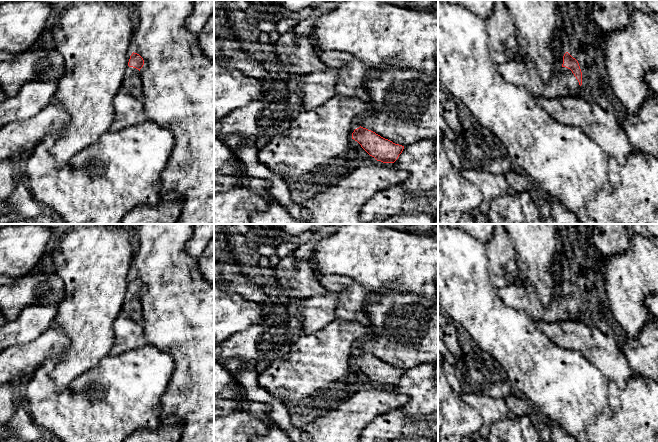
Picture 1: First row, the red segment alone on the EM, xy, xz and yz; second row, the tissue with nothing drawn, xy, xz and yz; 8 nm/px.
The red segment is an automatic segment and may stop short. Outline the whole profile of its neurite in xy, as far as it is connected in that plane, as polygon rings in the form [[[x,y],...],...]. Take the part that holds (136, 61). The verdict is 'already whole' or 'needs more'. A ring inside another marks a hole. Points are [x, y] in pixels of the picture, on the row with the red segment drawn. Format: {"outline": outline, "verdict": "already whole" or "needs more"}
{"outline": [[[133,52],[128,62],[129,67],[123,79],[122,90],[138,99],[142,98],[142,82],[139,71],[143,65],[143,58]]], "verdict": "needs more"}

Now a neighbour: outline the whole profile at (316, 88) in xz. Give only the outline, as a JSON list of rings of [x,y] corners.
[[[326,68],[285,82],[287,89],[300,92],[304,111],[294,118],[286,131],[265,140],[258,154],[259,161],[283,179],[296,180],[348,149],[353,125],[359,116],[366,113],[367,105],[359,99],[339,94],[336,90],[338,76],[338,70]]]

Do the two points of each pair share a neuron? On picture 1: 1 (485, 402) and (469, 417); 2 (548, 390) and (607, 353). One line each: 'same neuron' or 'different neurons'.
1: different neurons
2: different neurons

